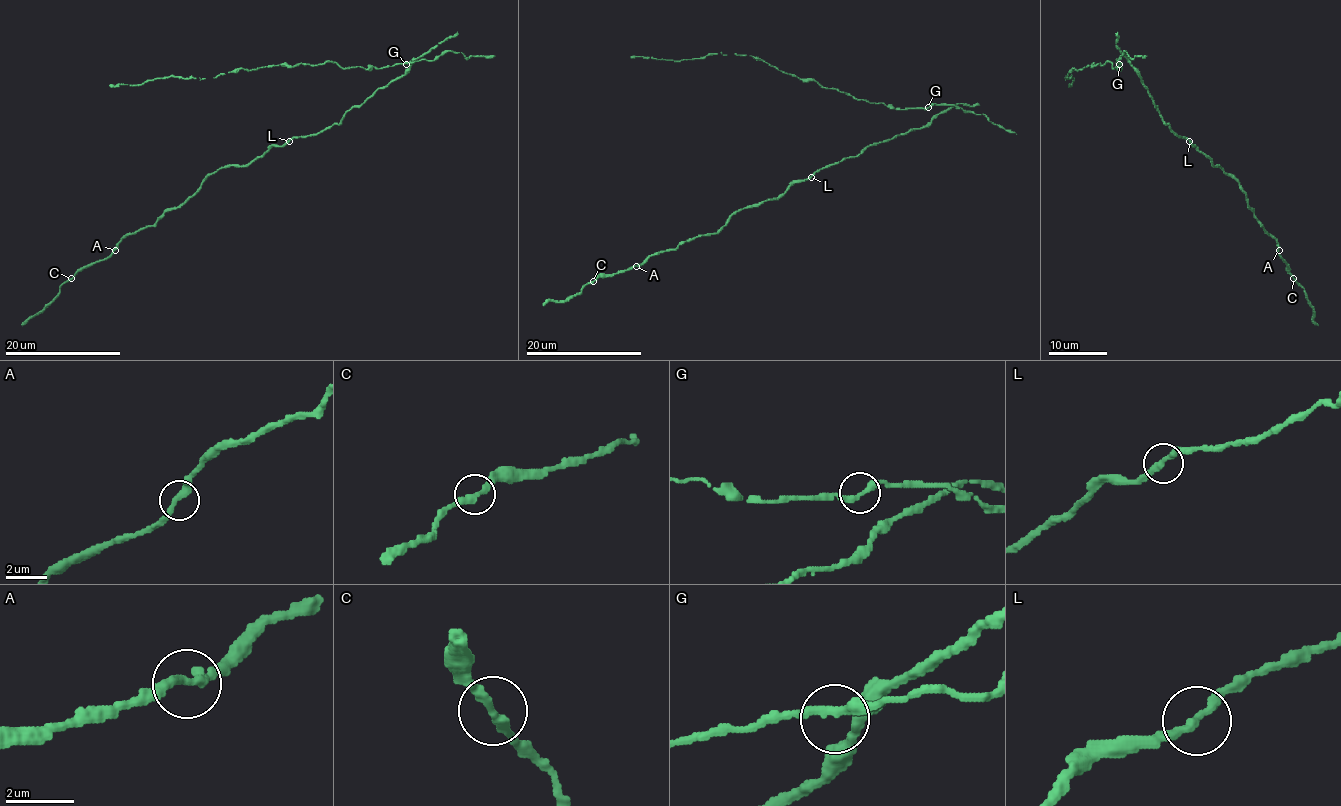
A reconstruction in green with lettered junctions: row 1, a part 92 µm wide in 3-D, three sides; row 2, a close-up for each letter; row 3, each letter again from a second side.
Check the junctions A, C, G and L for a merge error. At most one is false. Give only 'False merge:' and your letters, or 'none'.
False merge: none

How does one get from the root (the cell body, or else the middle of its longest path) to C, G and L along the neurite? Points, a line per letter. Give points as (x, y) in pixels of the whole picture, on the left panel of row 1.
C: (350, 111), (338, 124), (273, 145), (244, 166), (219, 167), (152, 225), (129, 233), (107, 257), (71, 278)
G: (350, 111), (379, 89), (399, 79), (421, 57), (418, 61), (406, 64)
L: (350, 111), (338, 124), (315, 134), (293, 137), (289, 141)

